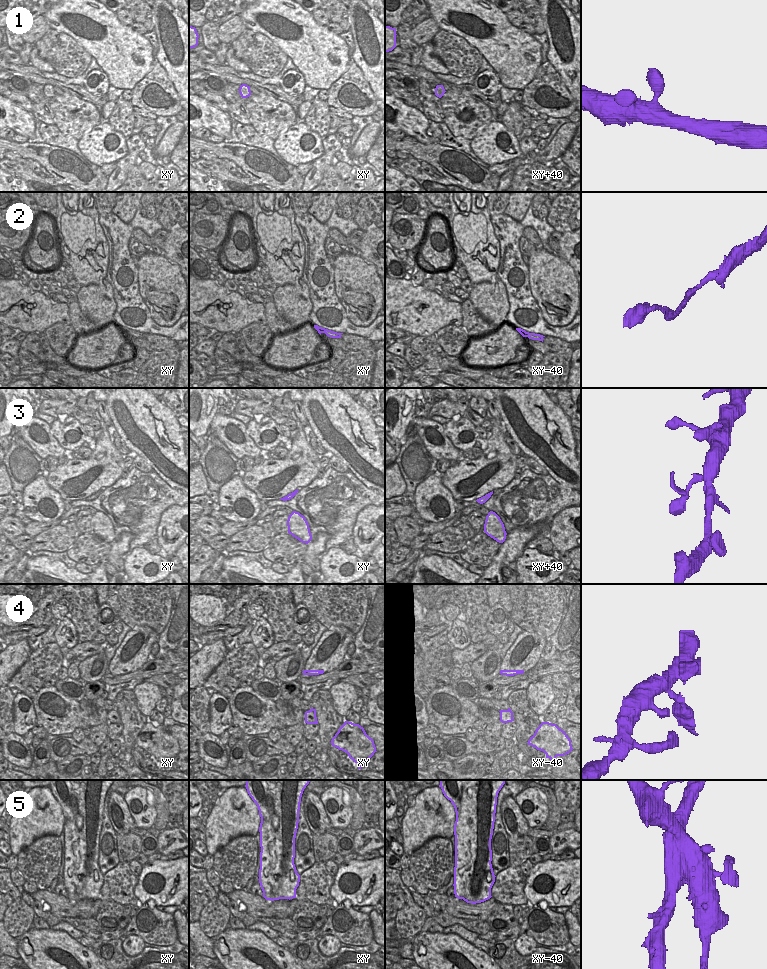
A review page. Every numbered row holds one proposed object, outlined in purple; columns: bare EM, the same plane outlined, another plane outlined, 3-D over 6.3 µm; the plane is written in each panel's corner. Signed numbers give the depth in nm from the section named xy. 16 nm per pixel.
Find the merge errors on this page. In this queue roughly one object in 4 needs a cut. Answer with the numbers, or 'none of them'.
5

